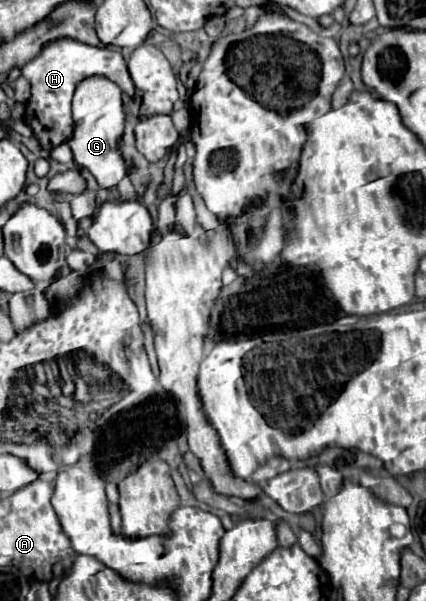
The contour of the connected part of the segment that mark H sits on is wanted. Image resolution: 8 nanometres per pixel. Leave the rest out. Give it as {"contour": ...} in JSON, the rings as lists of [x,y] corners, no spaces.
{"contour":[[[56,39],[54,43],[48,43],[38,57],[34,57],[30,63],[22,67],[22,75],[30,79],[32,85],[32,97],[26,103],[24,123],[32,129],[40,147],[46,151],[52,151],[54,147],[70,139],[74,131],[70,103],[76,85],[82,79],[88,79],[92,75],[108,75],[108,79],[114,81],[130,99],[134,99],[136,95],[136,87],[132,83],[132,77],[120,51],[110,51],[106,47],[92,47],[86,43],[78,43],[74,39]]]}

